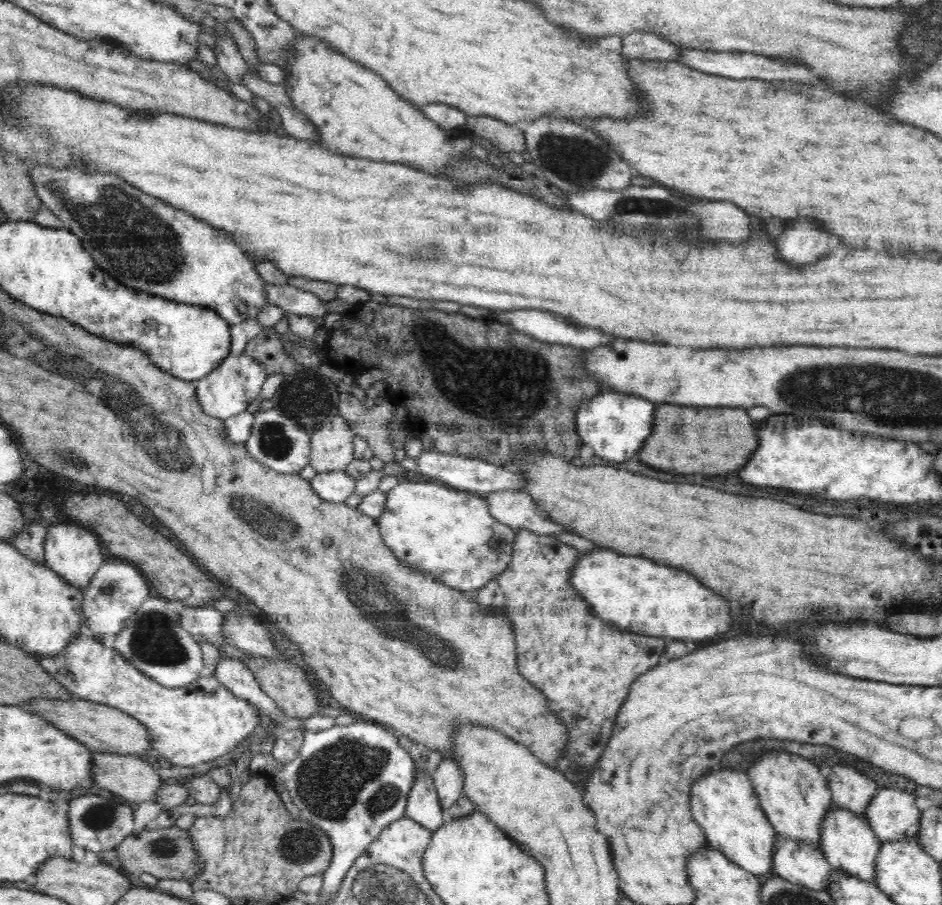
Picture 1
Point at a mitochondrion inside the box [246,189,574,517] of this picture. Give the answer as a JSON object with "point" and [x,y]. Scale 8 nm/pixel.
{"point":[482,377]}

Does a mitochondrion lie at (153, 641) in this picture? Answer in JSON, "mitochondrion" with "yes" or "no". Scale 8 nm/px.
{"mitochondrion":"yes"}

